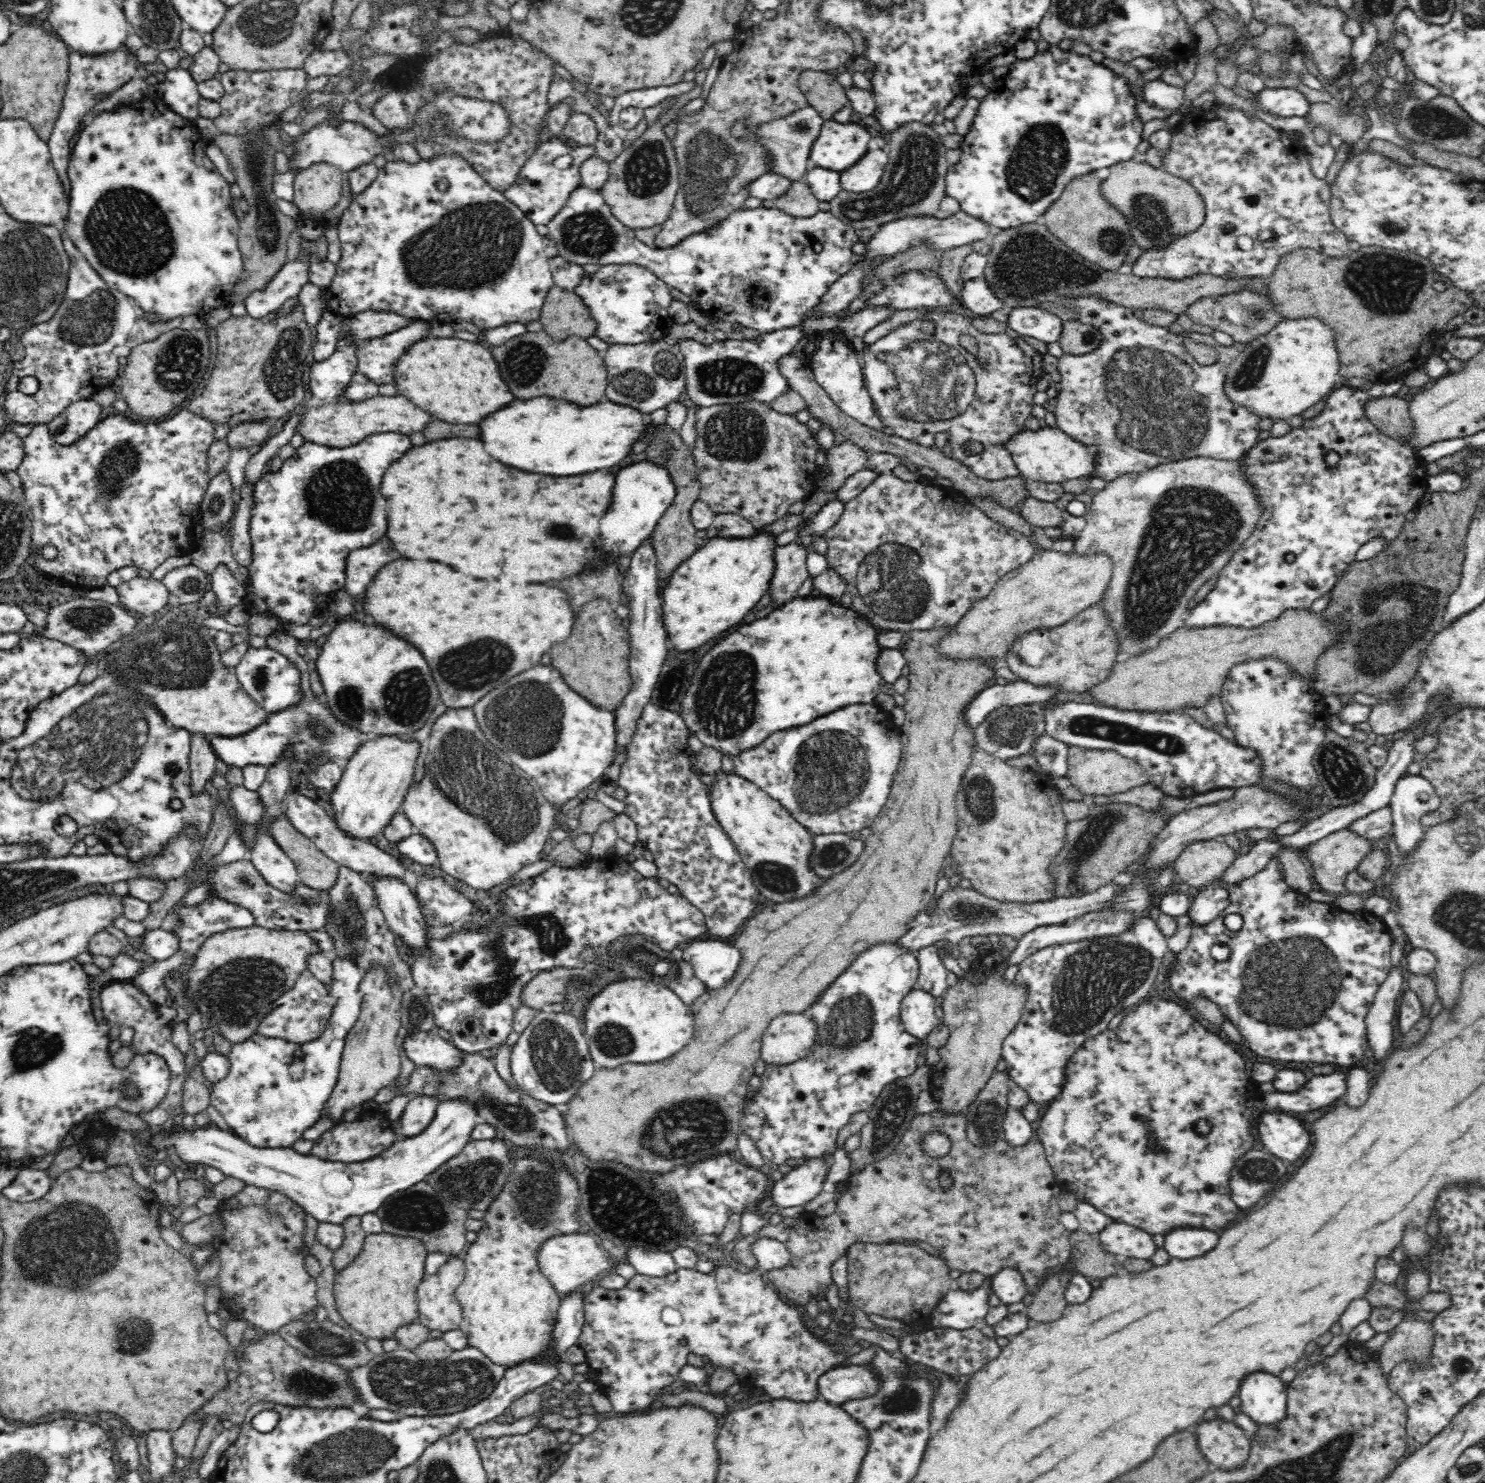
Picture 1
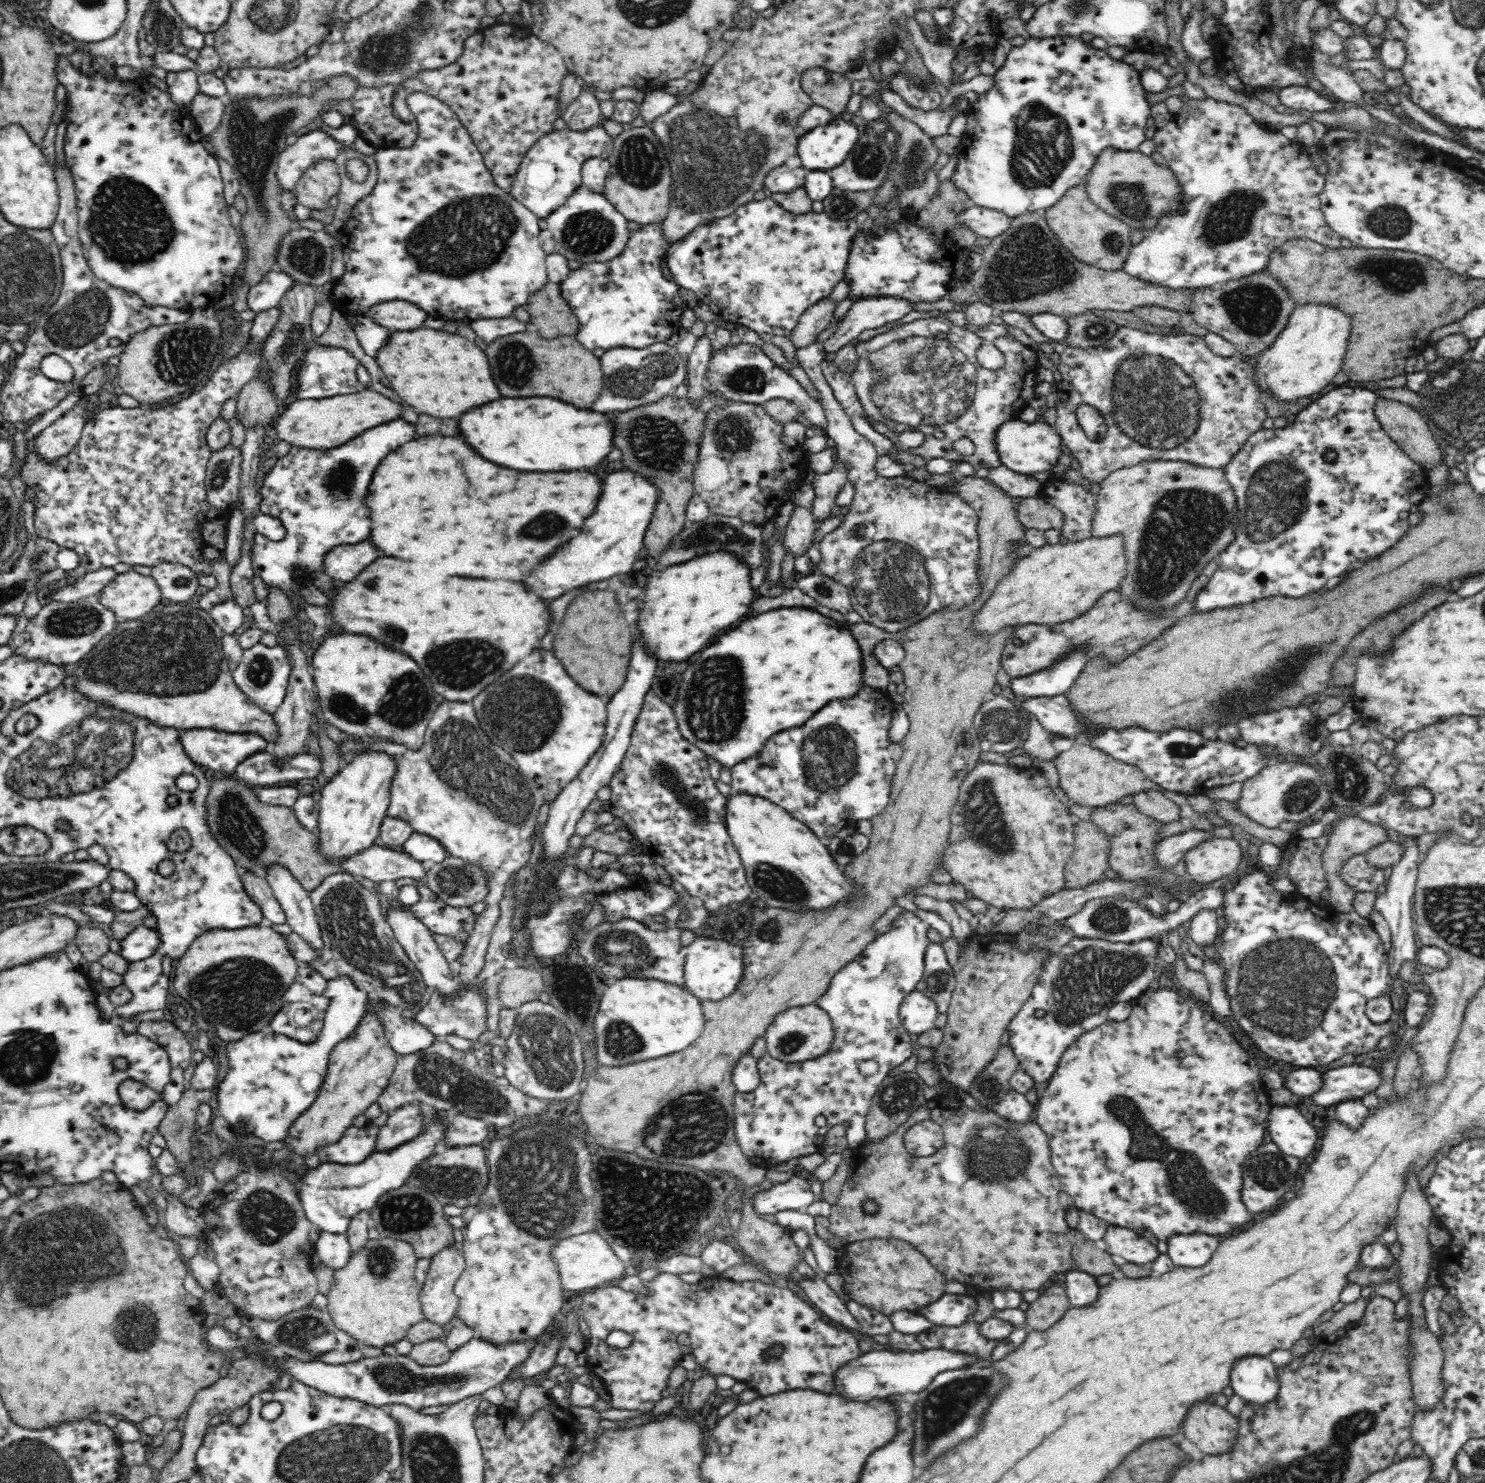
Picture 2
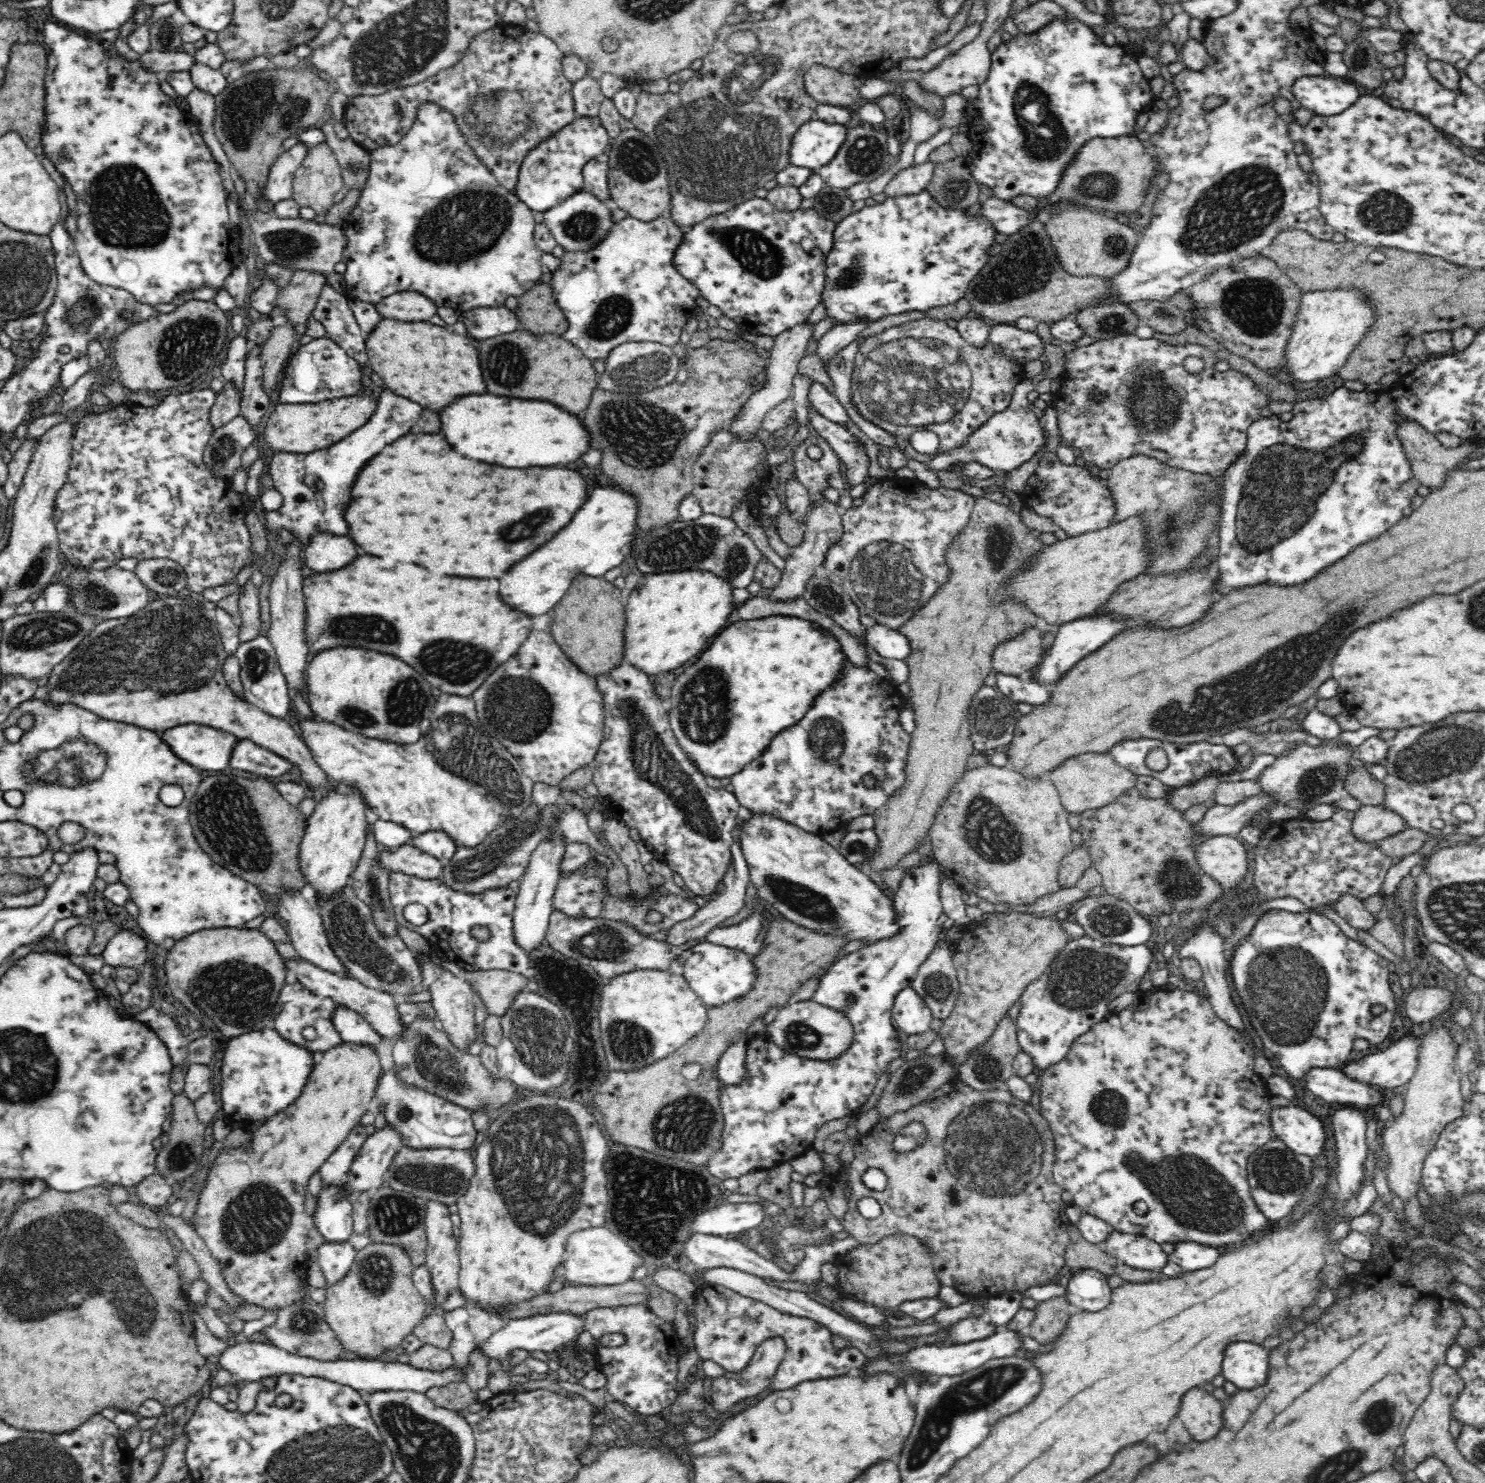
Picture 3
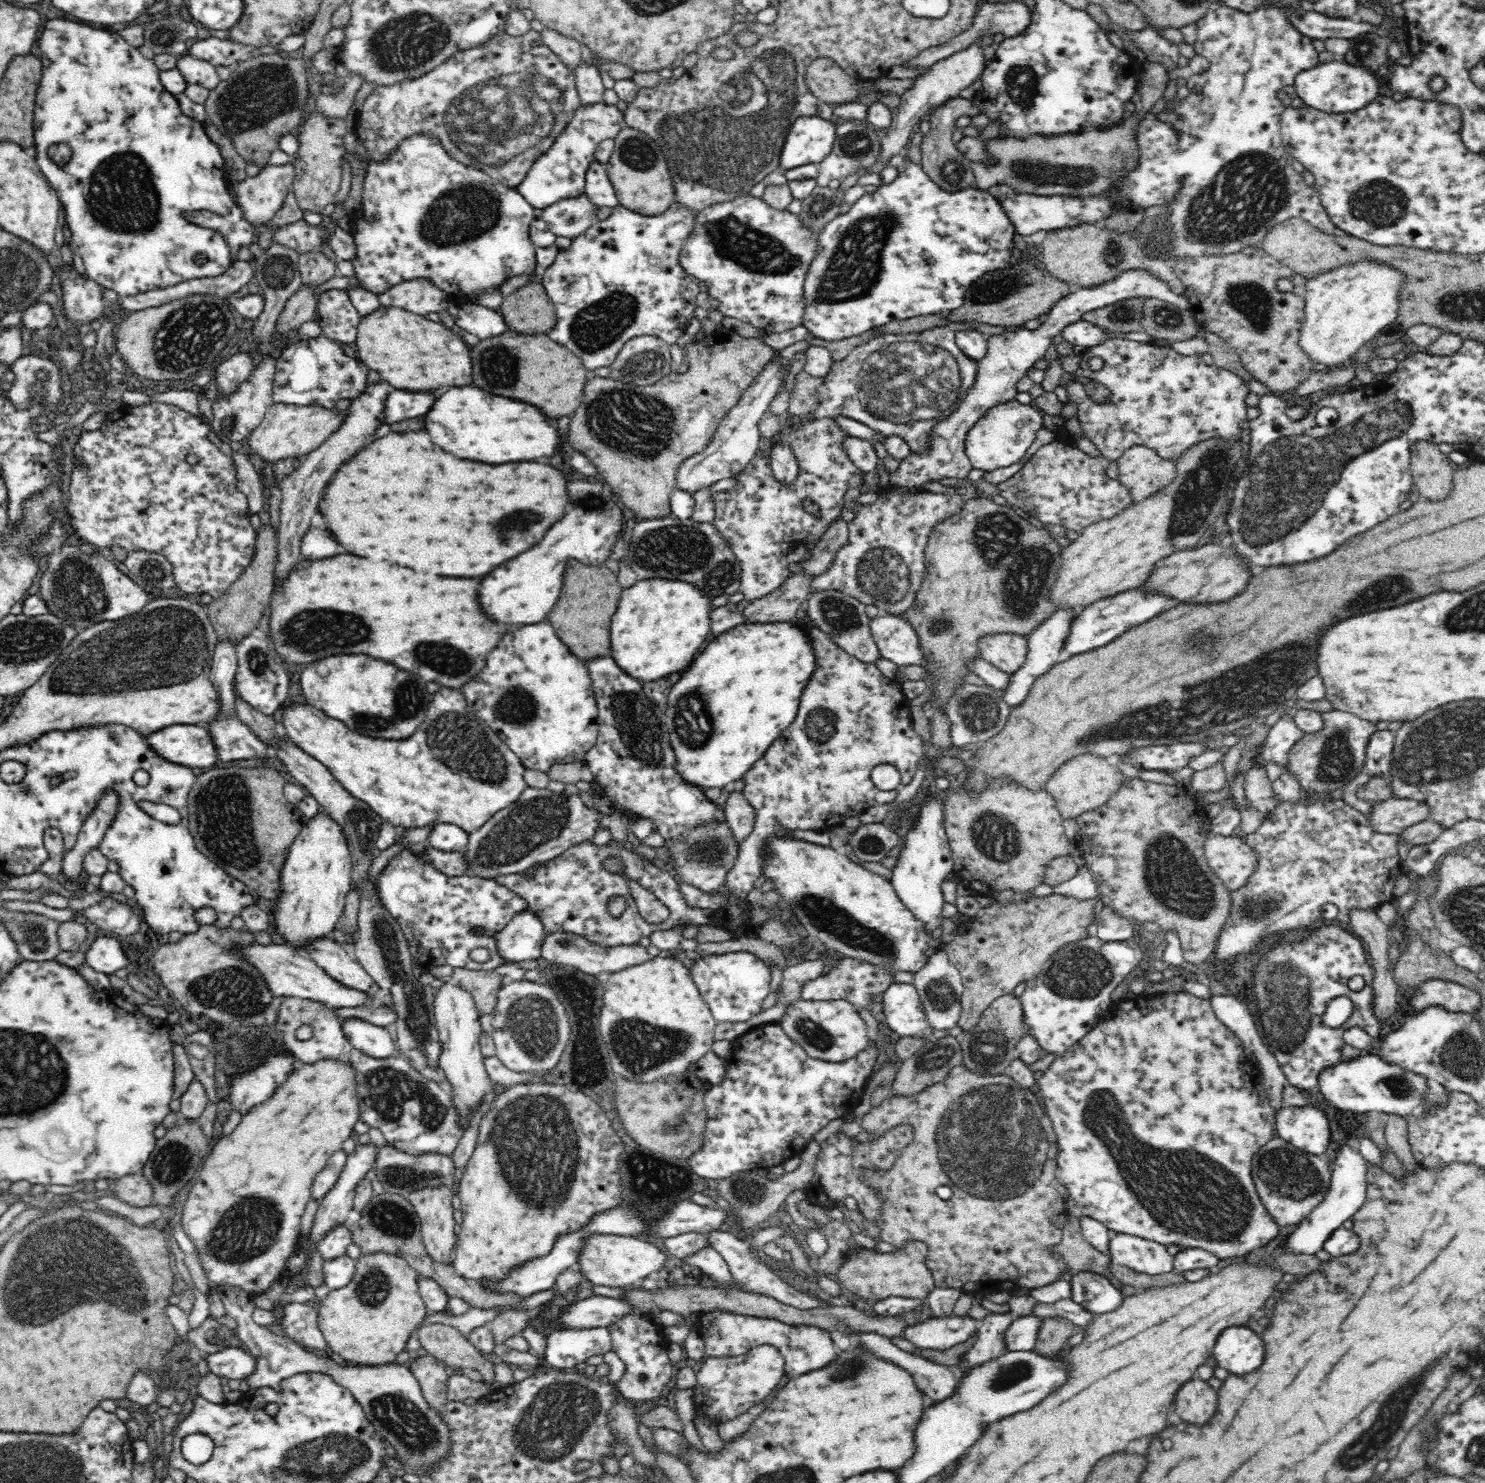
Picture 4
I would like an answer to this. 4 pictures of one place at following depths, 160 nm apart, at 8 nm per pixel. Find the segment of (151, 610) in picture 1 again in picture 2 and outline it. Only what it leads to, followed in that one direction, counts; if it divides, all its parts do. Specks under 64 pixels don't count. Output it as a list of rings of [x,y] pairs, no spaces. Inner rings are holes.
[[[137,571],[120,573],[101,590],[99,598],[121,622],[145,617],[163,600],[160,587],[154,578]]]

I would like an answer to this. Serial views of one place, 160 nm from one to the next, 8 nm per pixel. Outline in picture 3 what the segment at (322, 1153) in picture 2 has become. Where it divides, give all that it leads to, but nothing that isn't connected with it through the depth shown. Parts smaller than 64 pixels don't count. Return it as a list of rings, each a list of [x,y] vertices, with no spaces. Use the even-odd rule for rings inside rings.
[[[356,1125],[349,1132],[346,1140],[324,1161],[320,1168],[323,1184],[343,1184],[348,1178],[357,1154],[369,1137],[362,1125]]]

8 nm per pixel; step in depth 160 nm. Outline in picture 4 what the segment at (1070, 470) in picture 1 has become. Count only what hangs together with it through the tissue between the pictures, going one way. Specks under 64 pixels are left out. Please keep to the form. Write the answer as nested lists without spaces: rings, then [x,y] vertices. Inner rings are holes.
[[[1012,398],[1004,404],[998,404],[986,411],[986,415],[972,428],[967,434],[966,454],[973,463],[974,469],[992,472],[992,470],[1000,470],[1007,468],[1016,462],[1020,462],[1027,450],[1034,444],[1036,433],[1043,428],[1043,416],[1030,406],[1030,404],[1020,403],[1016,398]]]

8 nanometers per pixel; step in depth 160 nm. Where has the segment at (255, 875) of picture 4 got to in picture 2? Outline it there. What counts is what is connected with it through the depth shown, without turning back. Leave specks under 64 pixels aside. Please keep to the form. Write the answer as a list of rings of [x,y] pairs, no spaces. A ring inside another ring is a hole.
[[[236,778],[216,779],[210,783],[210,792],[206,799],[207,821],[210,832],[224,847],[224,850],[230,854],[240,871],[244,869],[252,871],[256,866],[266,869],[268,864],[277,862],[290,870],[306,891],[316,890],[324,879],[343,871],[343,868],[338,863],[333,862],[333,860],[327,857],[322,857],[318,835],[306,830],[297,821],[296,815],[294,815],[291,807],[270,805],[256,799],[254,797],[253,787],[248,786],[248,784]]]

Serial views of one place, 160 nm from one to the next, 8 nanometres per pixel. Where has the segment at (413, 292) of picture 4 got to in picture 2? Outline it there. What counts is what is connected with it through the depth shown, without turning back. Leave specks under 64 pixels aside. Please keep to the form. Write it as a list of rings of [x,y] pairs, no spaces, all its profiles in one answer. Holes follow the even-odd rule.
[[[393,300],[371,306],[366,315],[374,323],[394,332],[419,329],[429,314],[410,302]]]

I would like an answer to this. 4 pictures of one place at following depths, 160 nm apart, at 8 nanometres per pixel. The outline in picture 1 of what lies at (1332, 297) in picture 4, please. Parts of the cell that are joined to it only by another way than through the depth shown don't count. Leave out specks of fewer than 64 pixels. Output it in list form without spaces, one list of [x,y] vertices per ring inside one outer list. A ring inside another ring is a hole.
[[[1299,318],[1294,320],[1281,320],[1266,332],[1250,340],[1239,352],[1238,356],[1230,362],[1224,378],[1224,393],[1237,406],[1244,406],[1253,412],[1260,420],[1286,421],[1296,416],[1302,416],[1306,410],[1316,406],[1324,396],[1328,396],[1341,381],[1339,376],[1340,361],[1334,343],[1334,331],[1322,323],[1318,318]]]

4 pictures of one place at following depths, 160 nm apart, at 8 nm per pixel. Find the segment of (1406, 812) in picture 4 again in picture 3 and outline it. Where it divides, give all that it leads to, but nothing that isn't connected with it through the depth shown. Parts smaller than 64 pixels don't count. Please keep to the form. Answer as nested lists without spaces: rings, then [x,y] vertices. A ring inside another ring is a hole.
[[[1360,805],[1352,818],[1352,835],[1358,841],[1378,843],[1389,836],[1406,829],[1406,823],[1400,815],[1388,811],[1386,807]]]

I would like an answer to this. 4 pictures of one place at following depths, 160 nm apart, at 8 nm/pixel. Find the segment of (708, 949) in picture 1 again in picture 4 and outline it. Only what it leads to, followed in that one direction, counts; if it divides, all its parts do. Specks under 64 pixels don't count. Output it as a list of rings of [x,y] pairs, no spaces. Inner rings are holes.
[[[746,951],[699,956],[689,969],[694,984],[718,1023],[746,1022],[762,1012],[762,1002],[770,994],[771,972],[759,957]]]

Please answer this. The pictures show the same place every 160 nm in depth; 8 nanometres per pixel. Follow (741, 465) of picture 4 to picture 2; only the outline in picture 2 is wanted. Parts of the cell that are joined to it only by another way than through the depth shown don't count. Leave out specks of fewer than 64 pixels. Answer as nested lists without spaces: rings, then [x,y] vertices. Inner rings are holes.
[[[824,296],[805,310],[791,334],[795,348],[808,346],[818,338],[818,335],[836,318],[834,312],[839,302],[830,296]]]

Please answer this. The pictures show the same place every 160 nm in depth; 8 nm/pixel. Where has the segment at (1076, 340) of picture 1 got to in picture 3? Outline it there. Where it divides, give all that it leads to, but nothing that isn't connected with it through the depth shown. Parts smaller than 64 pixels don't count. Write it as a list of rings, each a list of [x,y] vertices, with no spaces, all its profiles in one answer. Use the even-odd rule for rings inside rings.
[[[1129,304],[1098,305],[1081,310],[1073,318],[1084,336],[1108,341],[1122,334],[1134,334],[1139,327],[1138,315]]]

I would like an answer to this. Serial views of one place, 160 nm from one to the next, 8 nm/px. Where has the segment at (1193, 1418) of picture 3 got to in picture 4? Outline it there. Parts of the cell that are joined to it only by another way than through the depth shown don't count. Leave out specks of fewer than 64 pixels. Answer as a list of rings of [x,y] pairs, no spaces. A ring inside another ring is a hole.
[[[1192,1380],[1176,1394],[1174,1410],[1190,1424],[1208,1424],[1216,1412],[1218,1394],[1202,1380]]]

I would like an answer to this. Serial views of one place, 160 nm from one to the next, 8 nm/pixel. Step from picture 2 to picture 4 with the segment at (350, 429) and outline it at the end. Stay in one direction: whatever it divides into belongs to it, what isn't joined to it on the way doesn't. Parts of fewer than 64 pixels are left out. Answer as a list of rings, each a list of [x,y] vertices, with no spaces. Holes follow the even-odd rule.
[[[274,403],[260,426],[250,434],[248,446],[263,460],[276,462],[282,458],[303,457],[316,451],[334,432],[342,428],[344,420],[348,418],[348,411],[338,408],[324,408],[322,406],[299,406],[294,404]]]

